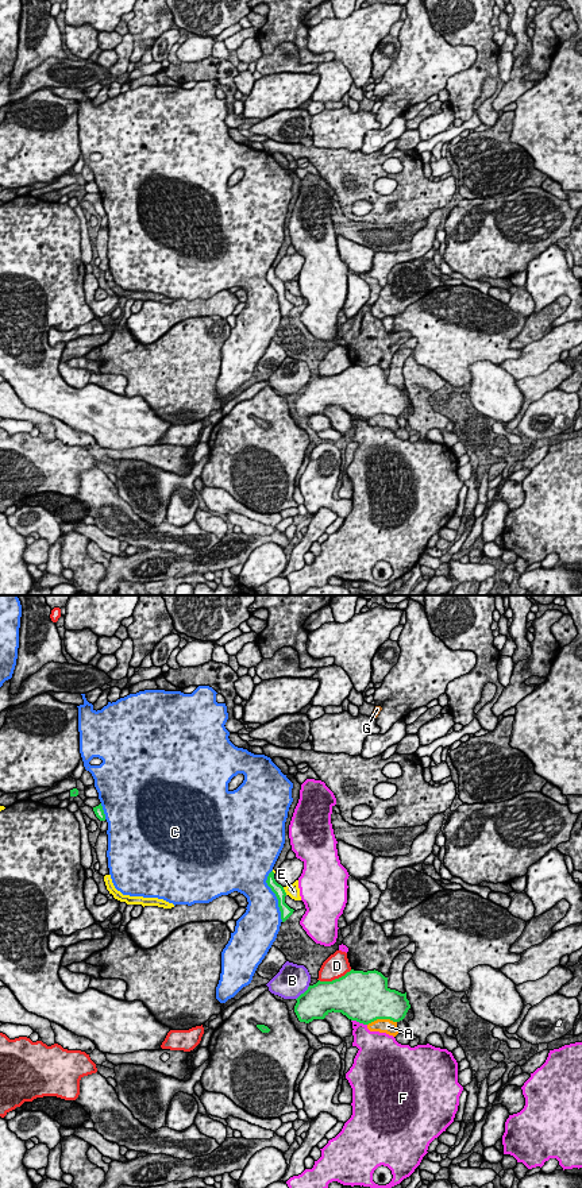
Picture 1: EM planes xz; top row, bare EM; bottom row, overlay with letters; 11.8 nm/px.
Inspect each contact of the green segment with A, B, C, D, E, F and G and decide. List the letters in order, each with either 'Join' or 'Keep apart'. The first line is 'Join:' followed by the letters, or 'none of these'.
Join: none of these
A: Keep apart
B: Keep apart
C: Keep apart
D: Keep apart
E: Keep apart
F: Keep apart
G: Keep apart

